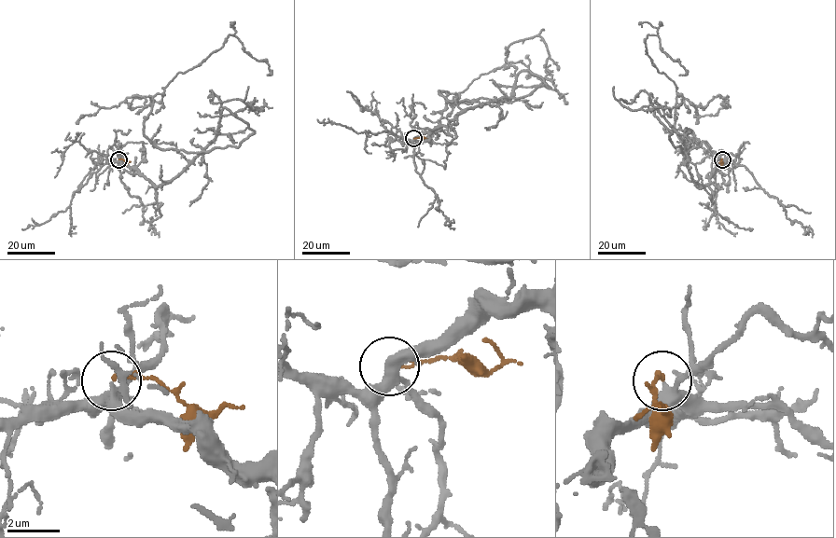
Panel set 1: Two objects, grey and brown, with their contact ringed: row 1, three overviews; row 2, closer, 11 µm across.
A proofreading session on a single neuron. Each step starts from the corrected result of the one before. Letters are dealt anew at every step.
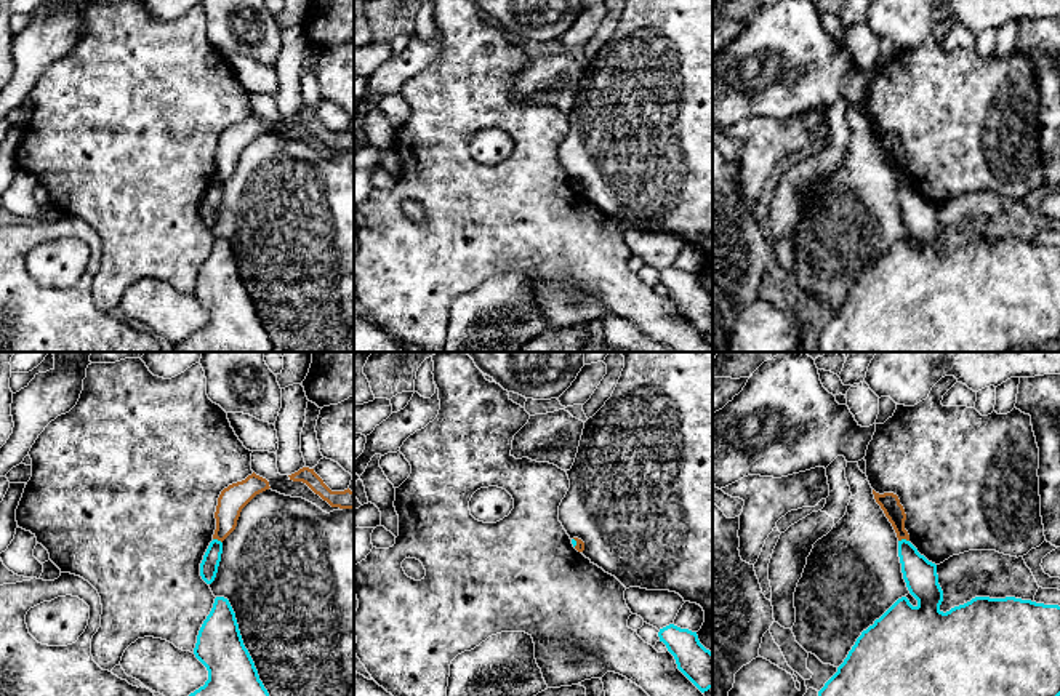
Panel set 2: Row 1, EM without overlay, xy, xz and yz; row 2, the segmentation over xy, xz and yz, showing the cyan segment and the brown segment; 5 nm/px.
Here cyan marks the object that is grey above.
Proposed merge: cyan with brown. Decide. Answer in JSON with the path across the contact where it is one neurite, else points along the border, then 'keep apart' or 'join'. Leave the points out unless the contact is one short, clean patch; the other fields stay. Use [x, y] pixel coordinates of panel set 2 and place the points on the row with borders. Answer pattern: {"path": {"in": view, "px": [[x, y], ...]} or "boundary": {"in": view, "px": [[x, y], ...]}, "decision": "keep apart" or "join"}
{"boundary": {"in": "yz", "px": [[908, 540], [899, 541]]}, "decision": "keep apart"}

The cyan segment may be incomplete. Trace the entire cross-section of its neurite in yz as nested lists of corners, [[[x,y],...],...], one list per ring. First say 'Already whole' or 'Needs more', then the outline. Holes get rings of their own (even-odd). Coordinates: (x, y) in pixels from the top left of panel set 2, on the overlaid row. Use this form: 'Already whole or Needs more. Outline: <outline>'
Already whole. Outline: [[[906,539],[898,541],[898,557],[906,587],[917,605],[913,606],[906,597],[901,597],[863,630],[818,696],[1060,696],[1058,605],[1015,597],[975,597],[943,613],[937,565]]]

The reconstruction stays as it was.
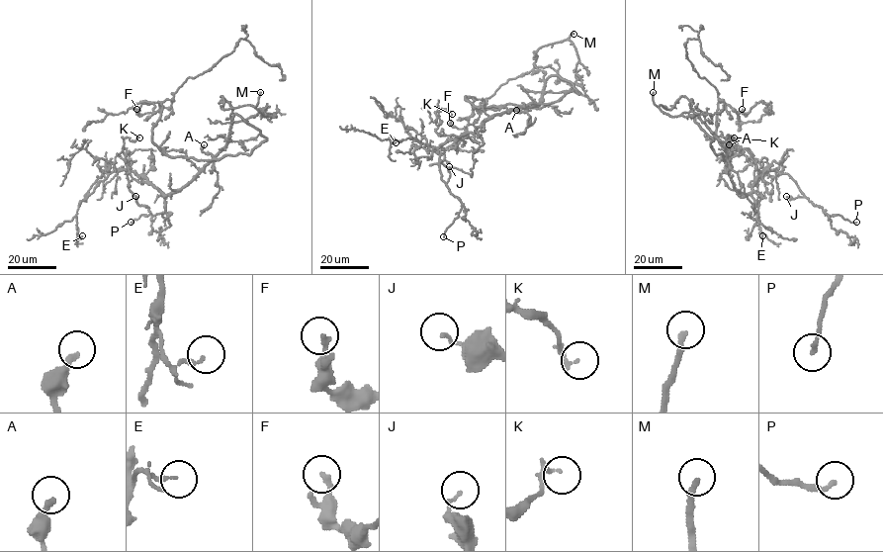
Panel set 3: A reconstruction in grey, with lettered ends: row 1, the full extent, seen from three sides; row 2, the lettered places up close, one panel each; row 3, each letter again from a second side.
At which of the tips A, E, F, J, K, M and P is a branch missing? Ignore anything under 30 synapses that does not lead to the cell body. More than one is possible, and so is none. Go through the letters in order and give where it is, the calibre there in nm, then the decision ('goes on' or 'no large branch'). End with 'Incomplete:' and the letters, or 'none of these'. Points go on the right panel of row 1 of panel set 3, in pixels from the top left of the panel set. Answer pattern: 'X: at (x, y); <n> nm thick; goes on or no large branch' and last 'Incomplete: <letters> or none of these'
A: at (729, 144); 240 nm thick; no large branch
E: at (762, 235); 140 nm thick; no large branch
F: at (742, 109); 190 nm thick; no large branch
J: at (786, 196); 110 nm thick; no large branch
K: at (734, 138); 140 nm thick; no large branch
M: at (653, 92); 240 nm thick; goes on
P: at (856, 222); 180 nm thick; goes on
Incomplete: M, P

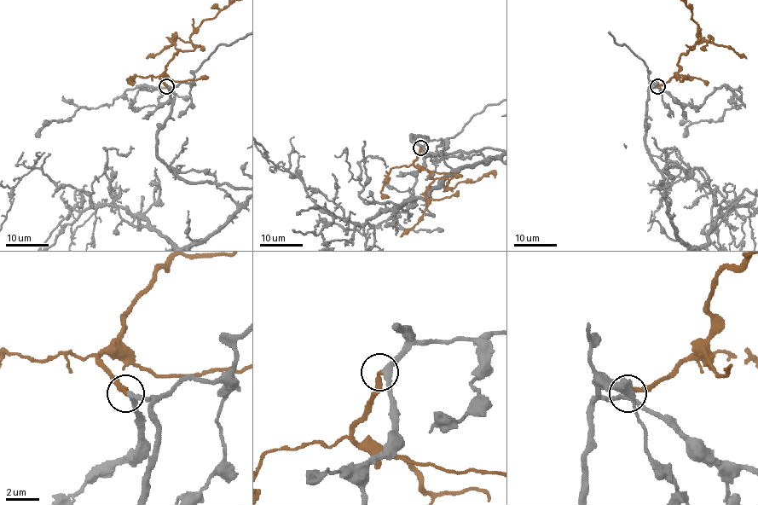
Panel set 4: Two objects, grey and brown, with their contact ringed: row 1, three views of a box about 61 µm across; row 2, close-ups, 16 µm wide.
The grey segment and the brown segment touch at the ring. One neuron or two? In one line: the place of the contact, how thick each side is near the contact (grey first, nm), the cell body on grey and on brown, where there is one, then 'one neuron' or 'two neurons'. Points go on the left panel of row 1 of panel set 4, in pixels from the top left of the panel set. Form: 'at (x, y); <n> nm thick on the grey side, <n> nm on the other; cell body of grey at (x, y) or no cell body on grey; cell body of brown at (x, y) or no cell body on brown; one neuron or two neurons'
at (166, 86); 320 nm thick on the grey side, 240 nm on the other; no cell body on grey; no cell body on brown; one neuron

